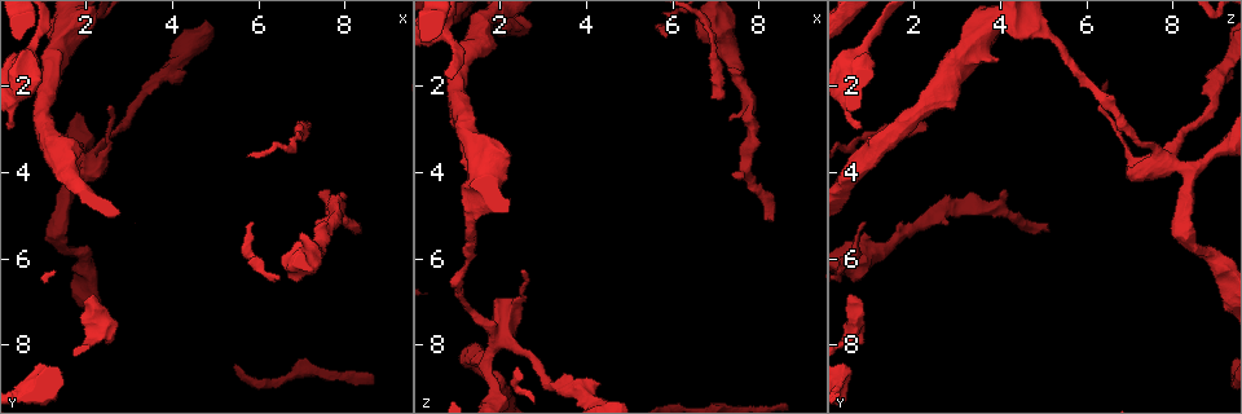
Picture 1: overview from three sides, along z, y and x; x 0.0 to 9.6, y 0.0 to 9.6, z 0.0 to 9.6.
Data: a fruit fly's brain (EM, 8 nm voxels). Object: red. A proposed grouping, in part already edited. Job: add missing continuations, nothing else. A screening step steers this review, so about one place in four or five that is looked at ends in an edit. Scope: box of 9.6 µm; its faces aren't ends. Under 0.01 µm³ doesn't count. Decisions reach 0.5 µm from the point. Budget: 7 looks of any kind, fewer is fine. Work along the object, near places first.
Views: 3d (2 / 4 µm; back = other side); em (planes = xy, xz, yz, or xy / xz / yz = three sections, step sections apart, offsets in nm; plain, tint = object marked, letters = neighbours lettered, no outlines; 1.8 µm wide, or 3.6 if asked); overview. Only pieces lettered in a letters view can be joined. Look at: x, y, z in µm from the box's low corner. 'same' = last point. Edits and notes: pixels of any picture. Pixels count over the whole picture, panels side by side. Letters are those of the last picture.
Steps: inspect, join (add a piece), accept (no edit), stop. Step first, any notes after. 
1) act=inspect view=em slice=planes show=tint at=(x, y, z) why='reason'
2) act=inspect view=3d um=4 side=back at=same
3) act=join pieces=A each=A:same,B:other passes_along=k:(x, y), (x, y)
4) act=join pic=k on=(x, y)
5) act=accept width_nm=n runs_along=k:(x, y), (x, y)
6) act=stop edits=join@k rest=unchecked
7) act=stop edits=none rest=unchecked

act=inspect view=em um=3.6 slice=xz step=16 show=tint at=(5.90, 5.20, 0.90) why='free end'

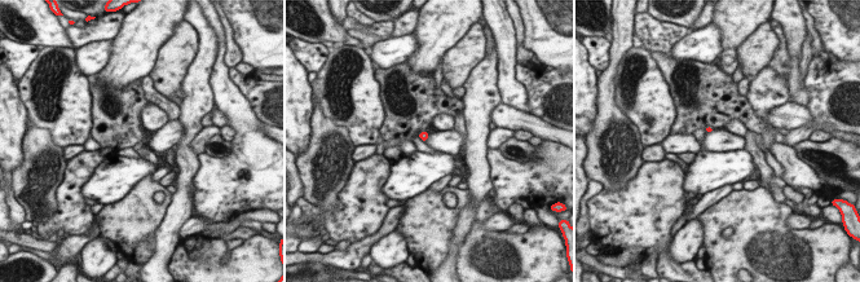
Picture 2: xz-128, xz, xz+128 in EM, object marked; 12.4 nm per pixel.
act=inspect view=em um=3.6 slice=planes show=letters at=same

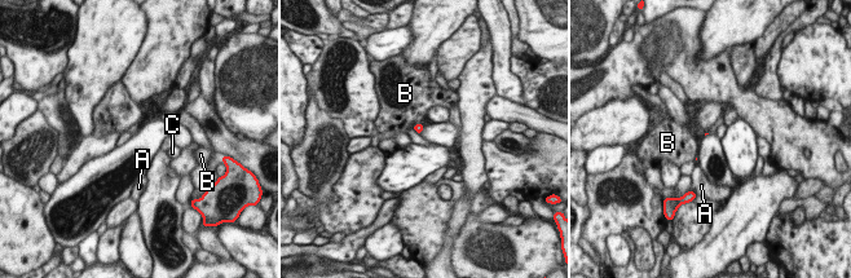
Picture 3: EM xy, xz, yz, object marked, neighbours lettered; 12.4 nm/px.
act=accept each=A:other,B:other,C:other border=3:(419, 122), (413, 128) found='no lettered piece goes on from it'

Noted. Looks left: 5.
act=inspect view=em slice=planes show=letters at=(7.35, 5.25, 2.75) why='an open end'

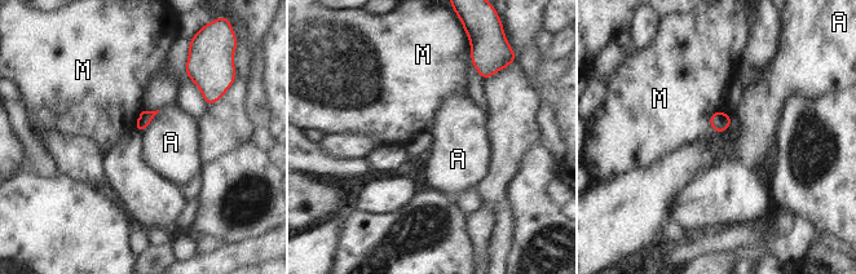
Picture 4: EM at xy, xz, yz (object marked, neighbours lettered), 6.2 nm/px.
act=accept longest_contact=A:160nm each=A:other,M:other border=4:(732, 116), (726, 131), (714, 132) found='no lettered piece goes on from it'

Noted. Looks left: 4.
act=inspect view=em slice=planes show=letters at=(8.35, 5.45, 5.05) why='branch stops here'

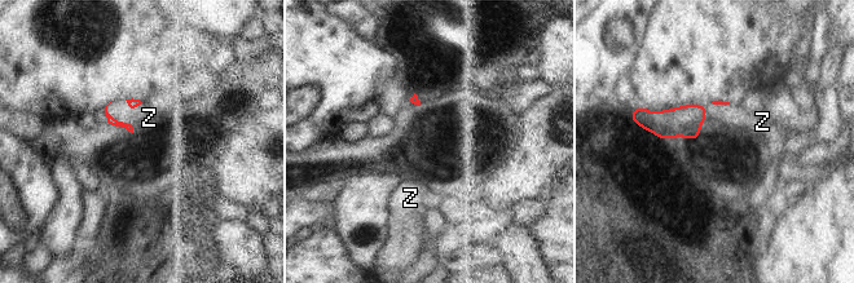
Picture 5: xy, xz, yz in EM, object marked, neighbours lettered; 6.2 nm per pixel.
act=join pieces=Z longest_contact=Z:240nm each=Z:same found='it goes on there'

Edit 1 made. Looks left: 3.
act=stop edits=join@5 rest=unchecked

